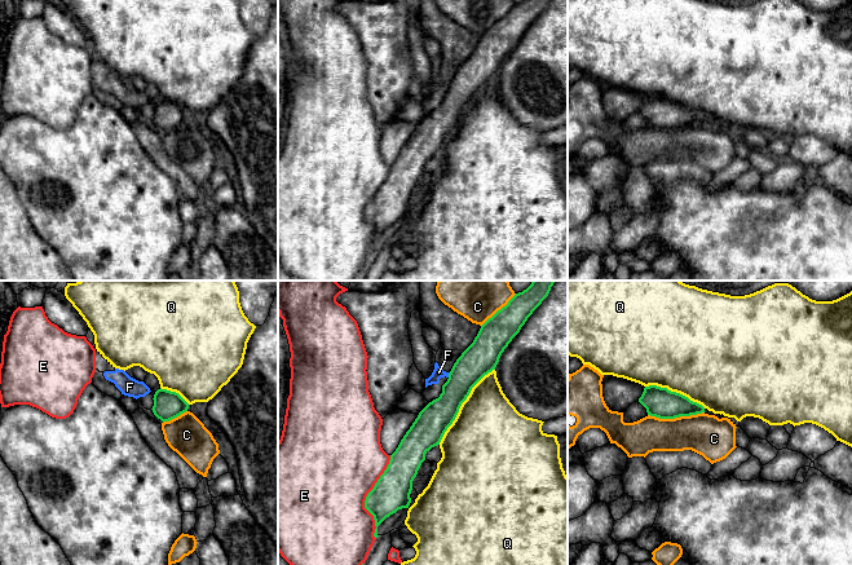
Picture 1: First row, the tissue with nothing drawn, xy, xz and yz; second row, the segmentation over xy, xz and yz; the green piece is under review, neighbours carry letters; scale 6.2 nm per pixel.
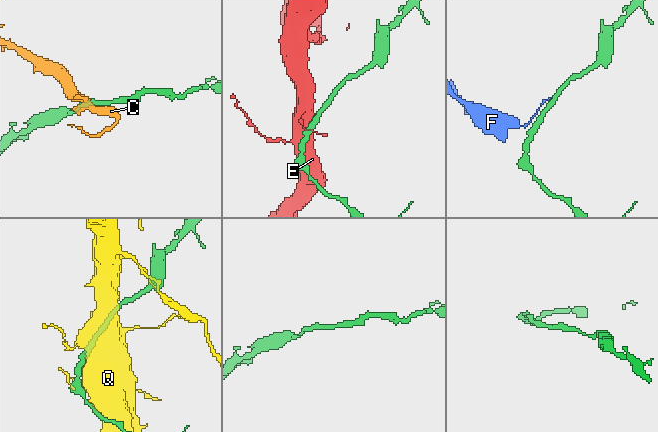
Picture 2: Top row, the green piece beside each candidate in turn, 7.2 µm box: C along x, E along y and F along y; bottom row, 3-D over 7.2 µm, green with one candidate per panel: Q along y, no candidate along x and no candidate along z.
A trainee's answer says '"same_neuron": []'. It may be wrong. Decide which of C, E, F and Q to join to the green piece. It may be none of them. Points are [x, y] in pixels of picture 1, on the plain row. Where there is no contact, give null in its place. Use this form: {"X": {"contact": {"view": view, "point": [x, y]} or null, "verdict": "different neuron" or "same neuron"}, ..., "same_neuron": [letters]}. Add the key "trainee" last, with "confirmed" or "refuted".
{"C": {"contact": {"view": "yz", "point": [675, 127]}, "verdict": "different neuron"}, "E": {"contact": {"view": "xz", "point": [366, 207]}, "verdict": "different neuron"}, "F": {"contact": {"view": "xz", "point": [449, 85]}, "verdict": "different neuron"}, "Q": {"contact": {"view": "xz", "point": [460, 115]}, "verdict": "different neuron"}, "same_neuron": [], "trainee": "confirmed"}

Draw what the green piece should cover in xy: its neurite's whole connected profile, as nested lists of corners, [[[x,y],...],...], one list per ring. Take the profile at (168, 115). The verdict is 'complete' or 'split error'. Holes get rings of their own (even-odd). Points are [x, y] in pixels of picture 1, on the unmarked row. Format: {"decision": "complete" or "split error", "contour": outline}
{"decision": "complete", "contour": [[[158,100],[154,105],[154,125],[163,133],[169,132],[186,123],[189,114],[176,102]]]}

